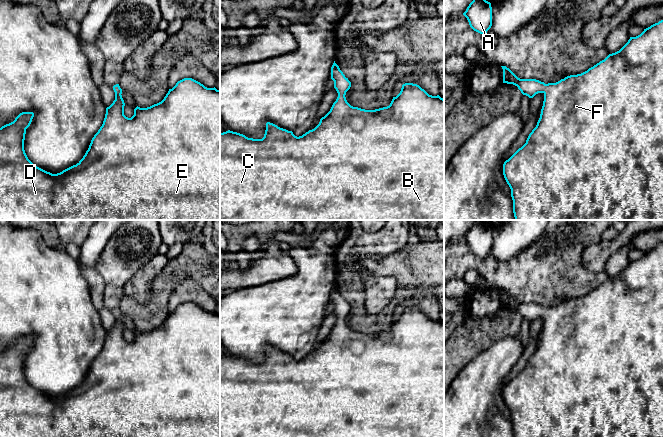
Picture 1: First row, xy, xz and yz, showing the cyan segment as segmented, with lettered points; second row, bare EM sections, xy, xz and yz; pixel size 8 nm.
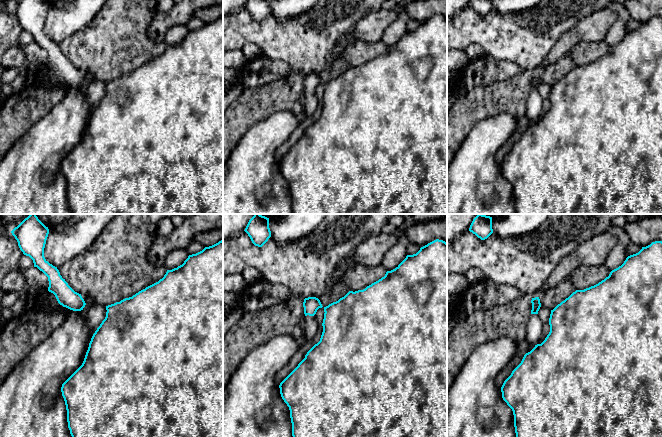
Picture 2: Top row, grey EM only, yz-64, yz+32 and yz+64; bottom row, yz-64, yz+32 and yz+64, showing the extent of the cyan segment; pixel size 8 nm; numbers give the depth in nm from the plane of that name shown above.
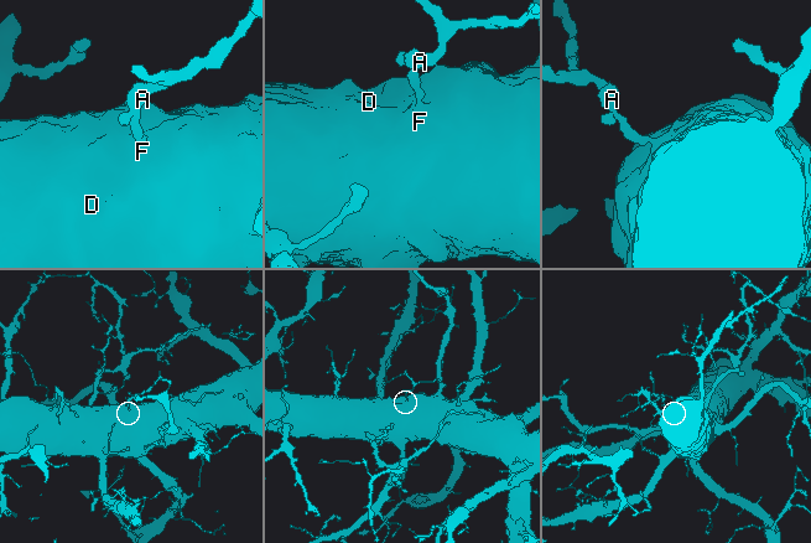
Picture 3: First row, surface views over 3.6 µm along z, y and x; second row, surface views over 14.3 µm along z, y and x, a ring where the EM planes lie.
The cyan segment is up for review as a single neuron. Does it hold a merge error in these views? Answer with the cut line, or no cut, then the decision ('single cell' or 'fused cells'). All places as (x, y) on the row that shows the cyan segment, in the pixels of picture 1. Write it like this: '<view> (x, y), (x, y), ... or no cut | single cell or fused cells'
no cut | single cell

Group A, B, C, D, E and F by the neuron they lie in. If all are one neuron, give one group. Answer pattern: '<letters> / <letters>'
A B C D E F

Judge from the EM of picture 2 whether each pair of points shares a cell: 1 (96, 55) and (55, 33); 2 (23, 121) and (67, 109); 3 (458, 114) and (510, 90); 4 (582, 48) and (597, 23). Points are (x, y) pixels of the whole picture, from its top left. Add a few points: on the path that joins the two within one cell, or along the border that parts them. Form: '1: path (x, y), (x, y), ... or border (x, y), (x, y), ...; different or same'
1: border (85, 27), (57, 43); different
2: border (62, 99), (27, 130); different
3: path (471, 108), (481, 102), (497, 98); same
4: border (604, 40), (580, 41), (571, 52); different

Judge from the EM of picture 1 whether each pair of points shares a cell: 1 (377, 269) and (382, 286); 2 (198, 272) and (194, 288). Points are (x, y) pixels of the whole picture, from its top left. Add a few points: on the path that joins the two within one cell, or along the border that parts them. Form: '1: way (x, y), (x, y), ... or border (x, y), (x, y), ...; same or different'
1: border (363, 277), (366, 275), (393, 276), (399, 285); different
2: border (174, 288), (183, 280), (192, 279), (209, 294); different

